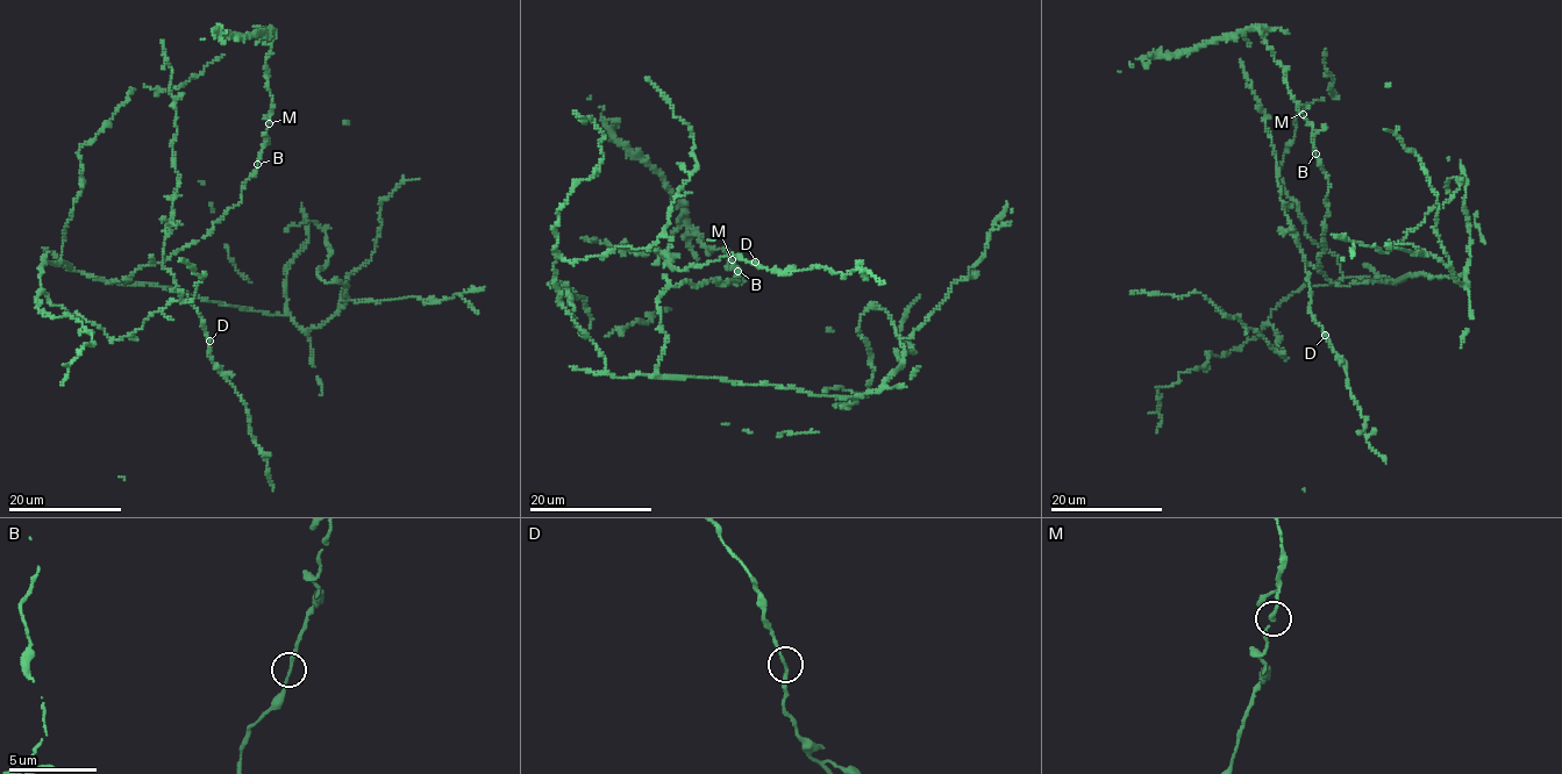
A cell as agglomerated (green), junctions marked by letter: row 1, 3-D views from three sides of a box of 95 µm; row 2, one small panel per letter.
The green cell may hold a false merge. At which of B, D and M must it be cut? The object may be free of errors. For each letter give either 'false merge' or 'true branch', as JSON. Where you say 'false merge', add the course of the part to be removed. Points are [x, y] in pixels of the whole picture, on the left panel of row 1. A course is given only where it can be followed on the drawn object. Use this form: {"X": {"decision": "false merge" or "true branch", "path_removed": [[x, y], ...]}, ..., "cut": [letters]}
{"B": {"decision": "true branch"}, "D": {"decision": "true branch"}, "M": {"decision": "true branch"}, "cut": []}

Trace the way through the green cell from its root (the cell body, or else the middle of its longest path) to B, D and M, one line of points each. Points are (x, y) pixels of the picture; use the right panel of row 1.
B: (1362, 282), (1335, 285), (1320, 271), (1329, 179), (1317, 153)
D: (1362, 282), (1335, 285), (1306, 264), (1312, 300), (1309, 312), (1325, 335)
M: (1362, 282), (1335, 285), (1320, 271), (1329, 179), (1316, 151), (1313, 127), (1303, 114)

